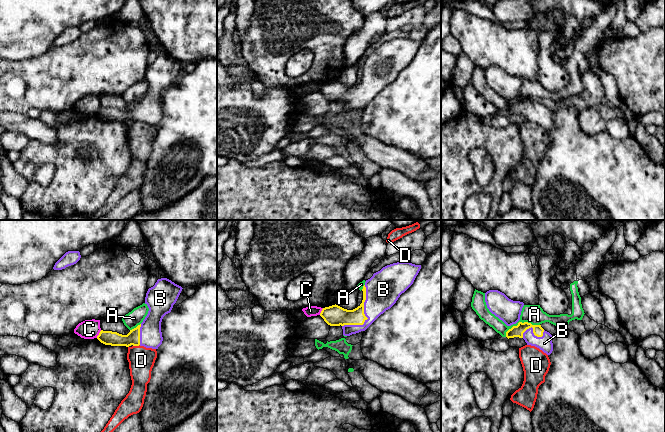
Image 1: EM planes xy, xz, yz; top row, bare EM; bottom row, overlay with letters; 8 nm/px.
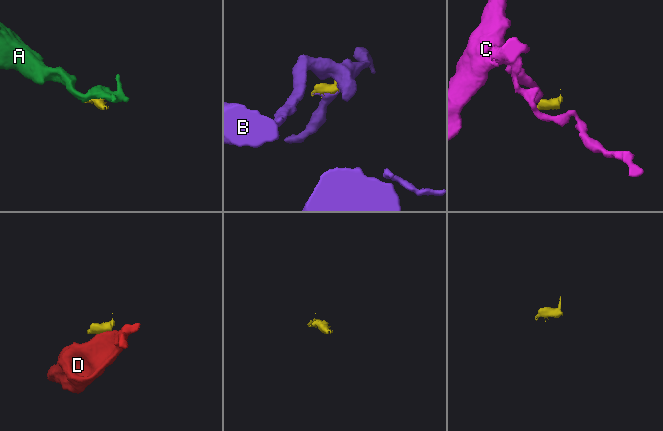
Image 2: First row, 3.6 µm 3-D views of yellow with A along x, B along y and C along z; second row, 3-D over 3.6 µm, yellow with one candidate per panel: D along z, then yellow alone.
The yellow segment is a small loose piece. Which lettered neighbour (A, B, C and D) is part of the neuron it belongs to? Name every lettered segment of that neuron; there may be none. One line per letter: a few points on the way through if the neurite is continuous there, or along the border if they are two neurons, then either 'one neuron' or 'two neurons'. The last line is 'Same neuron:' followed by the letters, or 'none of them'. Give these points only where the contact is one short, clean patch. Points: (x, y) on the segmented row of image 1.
A: border along yz (539, 324), (519, 322), (513, 325), (506, 332), (505, 336); two neurons
B: one neuron
C: border along xy (101, 330), (96, 337); two neurons
D: border along xy (139, 344), (133, 346); two neurons
Same neuron: B

